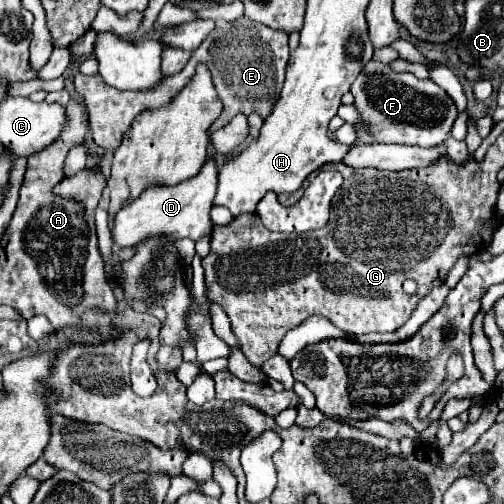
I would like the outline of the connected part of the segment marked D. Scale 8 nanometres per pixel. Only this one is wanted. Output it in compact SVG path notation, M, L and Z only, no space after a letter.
M208 158L202 166L200 174L180 182L176 186L148 186L132 204L122 206L114 216L112 224L112 242L120 248L134 248L136 244L158 238L192 238L198 240L210 230L210 208L216 196L216 182L218 182L218 164L214 158Z

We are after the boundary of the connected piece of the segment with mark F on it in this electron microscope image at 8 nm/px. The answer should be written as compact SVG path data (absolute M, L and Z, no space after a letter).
M370 60L366 68L360 72L360 76L354 80L350 92L354 94L354 104L358 112L362 114L362 120L368 126L368 132L372 138L358 138L360 144L372 144L372 142L396 142L396 144L410 144L410 146L420 146L420 148L434 148L440 146L446 136L450 134L450 128L458 116L456 106L452 98L432 80L418 80L410 72L396 72L392 70L390 64Z

